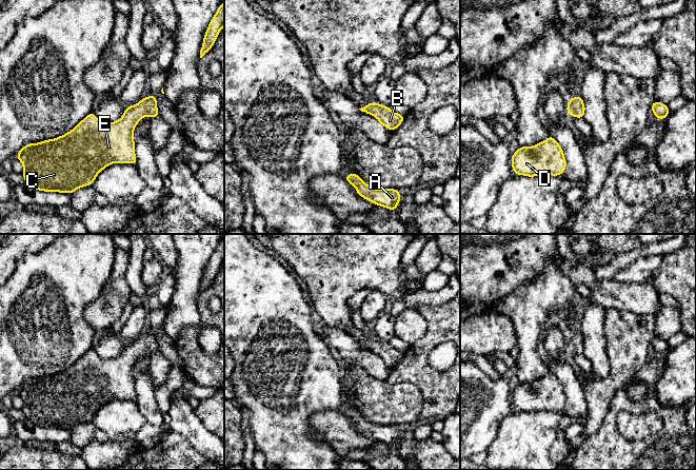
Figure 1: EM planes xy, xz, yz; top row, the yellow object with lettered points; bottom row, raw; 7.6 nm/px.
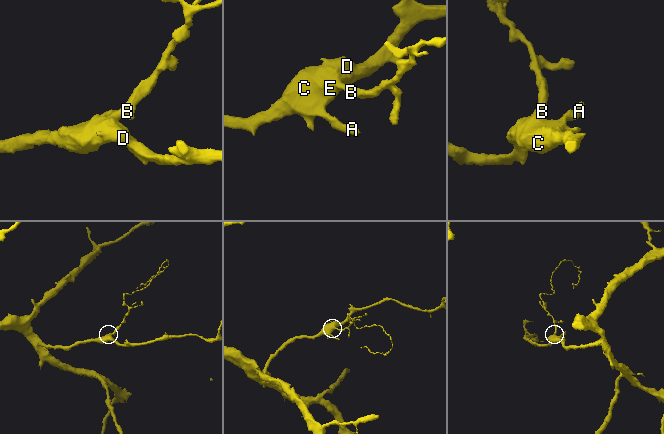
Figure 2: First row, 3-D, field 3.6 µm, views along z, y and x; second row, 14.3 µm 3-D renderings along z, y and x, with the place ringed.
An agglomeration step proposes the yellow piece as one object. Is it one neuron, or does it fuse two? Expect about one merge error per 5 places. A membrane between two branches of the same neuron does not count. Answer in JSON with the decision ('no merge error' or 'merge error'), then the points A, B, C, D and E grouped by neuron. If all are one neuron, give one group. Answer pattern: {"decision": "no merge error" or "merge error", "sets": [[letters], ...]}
{"decision": "no merge error", "sets": [["A", "B", "C", "D", "E"]]}

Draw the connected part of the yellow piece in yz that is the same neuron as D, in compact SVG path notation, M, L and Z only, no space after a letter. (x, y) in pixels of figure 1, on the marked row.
M552 136L533 146L519 146L511 162L514 174L528 177L558 176L566 169L563 150Z

